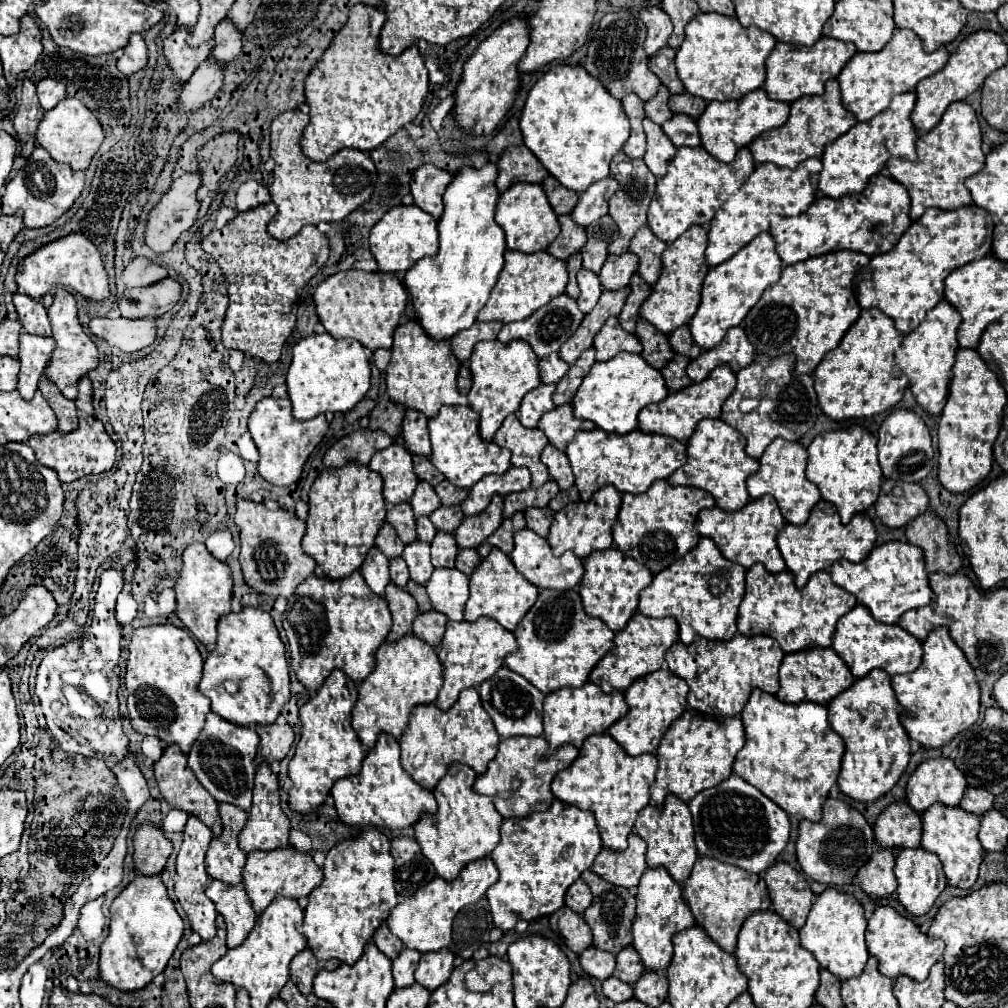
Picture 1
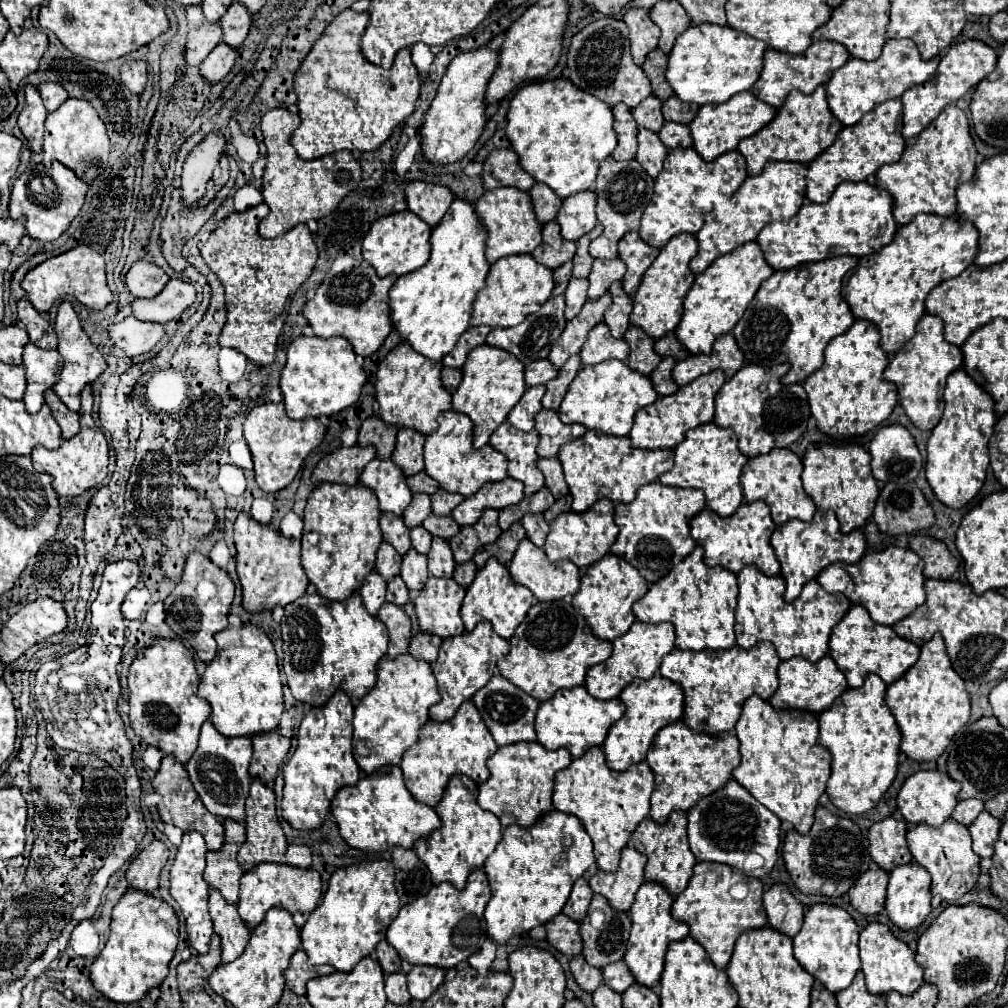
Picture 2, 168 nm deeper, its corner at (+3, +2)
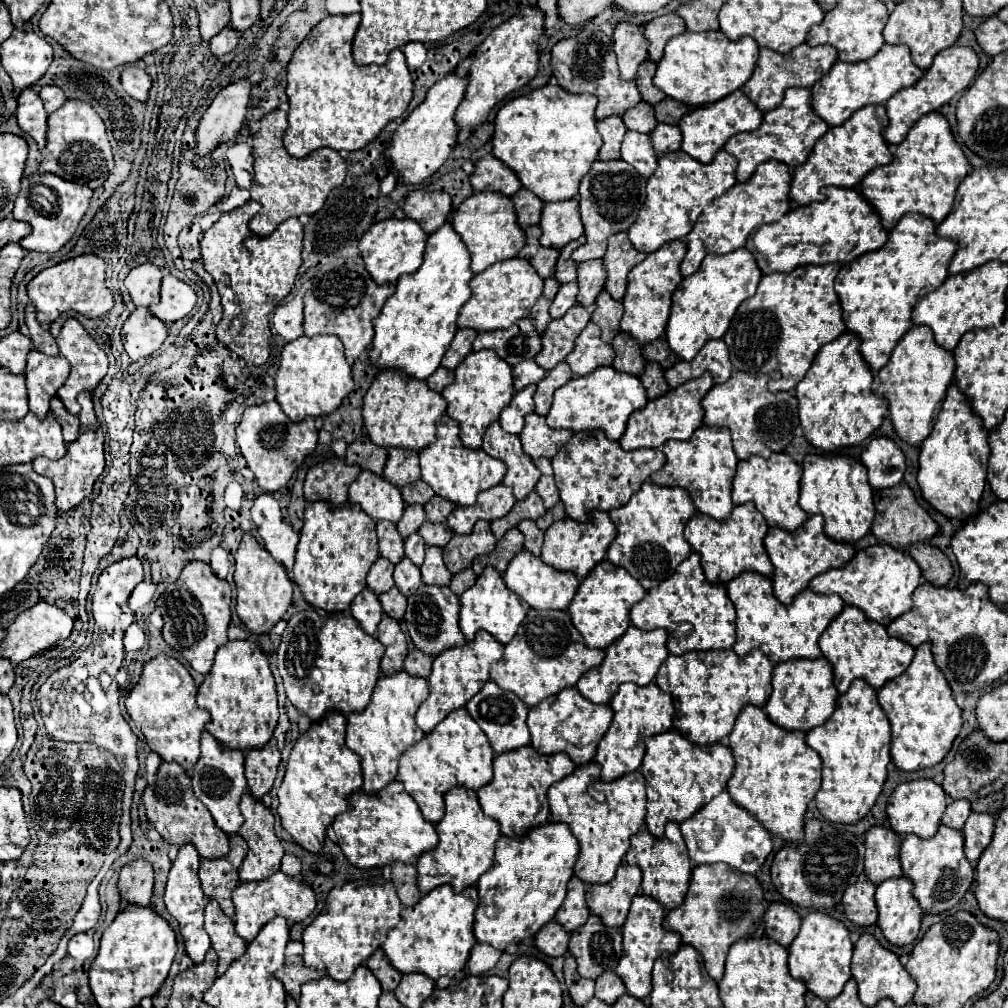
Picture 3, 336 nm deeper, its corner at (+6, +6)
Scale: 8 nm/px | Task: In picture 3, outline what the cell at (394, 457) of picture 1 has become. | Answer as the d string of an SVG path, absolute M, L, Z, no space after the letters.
M360 471L358 479L350 485L348 503L358 505L374 521L388 519L392 523L400 521L406 507L398 487L392 487L380 475L368 475L368 471Z

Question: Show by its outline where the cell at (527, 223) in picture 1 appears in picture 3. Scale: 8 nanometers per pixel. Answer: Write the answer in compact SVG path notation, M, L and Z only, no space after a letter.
M492 191L474 193L456 209L454 219L450 223L470 253L472 273L482 273L498 261L516 257L520 247L524 247L524 231L516 223L512 199L508 199L506 195L496 195Z

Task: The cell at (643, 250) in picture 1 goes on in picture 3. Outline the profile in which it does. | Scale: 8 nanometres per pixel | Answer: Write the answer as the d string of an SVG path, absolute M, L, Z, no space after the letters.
M616 233L608 239L608 249L602 257L602 263L608 273L604 289L612 295L612 299L622 301L626 293L626 275L634 265L644 261L644 257L646 257L644 253L632 247L626 233Z

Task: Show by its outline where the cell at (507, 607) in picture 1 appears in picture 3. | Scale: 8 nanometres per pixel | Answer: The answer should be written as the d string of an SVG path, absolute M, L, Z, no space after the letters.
M486 567L482 571L482 575L476 579L476 583L464 591L464 595L460 597L460 603L462 603L462 609L460 609L460 631L464 633L466 641L472 641L474 635L478 631L488 631L498 643L506 645L512 641L512 637L516 635L522 619L526 617L528 613L528 603L520 601L518 595L512 595L506 587L504 587L504 581L500 577L498 571L492 571L492 567Z

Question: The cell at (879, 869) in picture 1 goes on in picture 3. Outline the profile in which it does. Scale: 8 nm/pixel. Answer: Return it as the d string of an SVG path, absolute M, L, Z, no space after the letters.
M864 879L844 891L842 905L844 905L844 915L848 921L860 927L876 923L878 915L876 915L876 903L874 903L874 889L876 885Z

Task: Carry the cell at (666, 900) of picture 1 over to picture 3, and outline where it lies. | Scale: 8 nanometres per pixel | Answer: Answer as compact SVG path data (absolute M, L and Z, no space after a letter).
M636 895L632 899L632 907L628 913L628 919L622 927L624 937L624 951L620 957L620 963L616 967L616 975L626 985L626 993L636 999L646 999L652 991L652 965L658 957L672 955L680 949L680 937L672 935L672 931L664 931L664 915L666 911L656 903L654 899L648 899L646 895Z

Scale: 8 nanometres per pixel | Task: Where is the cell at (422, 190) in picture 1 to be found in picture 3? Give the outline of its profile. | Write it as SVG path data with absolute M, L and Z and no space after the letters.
M412 191L406 197L402 211L406 213L408 219L414 219L424 229L424 233L430 235L448 221L448 215L452 211L452 201L450 195L444 191L436 193Z

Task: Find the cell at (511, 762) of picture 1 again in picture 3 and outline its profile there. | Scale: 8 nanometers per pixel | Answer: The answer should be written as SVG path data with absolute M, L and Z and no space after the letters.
M520 747L520 751L508 751L508 755L494 757L494 779L478 789L478 801L482 811L488 817L500 821L502 835L506 837L524 837L534 827L542 827L548 823L550 807L548 807L548 789L552 783L574 773L576 765L564 753L556 755L536 755L532 747Z

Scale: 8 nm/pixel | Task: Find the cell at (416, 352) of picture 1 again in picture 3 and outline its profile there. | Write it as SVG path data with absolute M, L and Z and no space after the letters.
M382 371L364 395L362 419L370 441L378 447L420 451L436 441L436 421L444 413L444 397L436 391L430 391L426 383L416 383L416 379L404 379L404 375L392 375L392 371Z

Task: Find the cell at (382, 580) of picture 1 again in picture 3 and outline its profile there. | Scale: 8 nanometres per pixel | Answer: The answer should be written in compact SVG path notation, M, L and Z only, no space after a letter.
M368 589L360 591L356 595L356 599L352 601L350 613L364 633L368 633L368 635L376 633L378 623L382 619L382 607L380 607L378 597L372 595L372 591L368 591Z

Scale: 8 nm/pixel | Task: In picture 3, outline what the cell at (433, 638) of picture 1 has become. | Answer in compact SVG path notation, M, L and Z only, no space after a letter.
M410 651L408 657L406 657L406 663L404 663L404 671L412 677L424 677L428 679L430 671L432 671L432 657L430 655L424 655L420 651Z

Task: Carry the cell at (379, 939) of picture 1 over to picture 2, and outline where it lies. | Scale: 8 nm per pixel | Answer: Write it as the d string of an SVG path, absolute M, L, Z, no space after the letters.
M383 939L377 949L375 949L375 959L379 959L381 967L385 973L395 973L401 969L401 959L399 959L399 953L395 951L395 947L391 947L387 943L387 939Z

